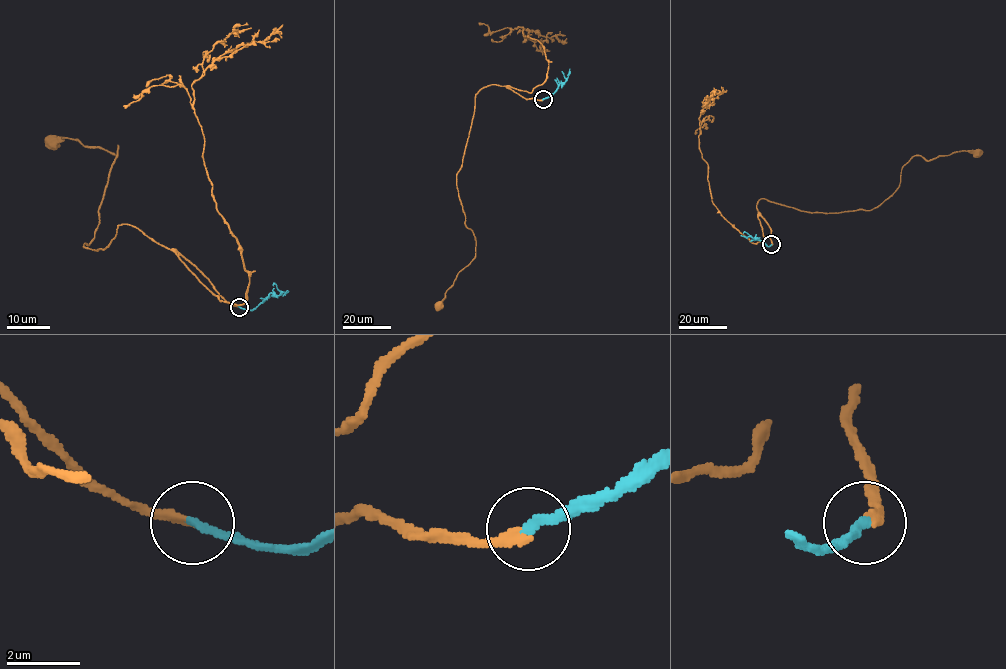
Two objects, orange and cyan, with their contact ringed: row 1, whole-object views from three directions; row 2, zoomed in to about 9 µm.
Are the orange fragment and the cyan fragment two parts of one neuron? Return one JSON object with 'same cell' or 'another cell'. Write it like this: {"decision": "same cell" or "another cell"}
{"decision": "same cell"}

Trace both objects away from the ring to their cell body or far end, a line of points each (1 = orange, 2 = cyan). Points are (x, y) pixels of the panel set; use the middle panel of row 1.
1: (542, 99), (525, 99), (495, 84), (475, 97), (456, 176), (475, 257), (439, 305)
2: (543, 99), (565, 81), (569, 69)

